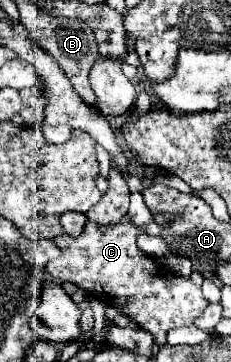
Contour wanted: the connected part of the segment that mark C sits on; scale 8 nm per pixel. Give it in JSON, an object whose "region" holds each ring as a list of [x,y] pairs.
{"region":[[[125,215],[123,221],[113,227],[101,227],[99,223],[87,221],[79,237],[61,235],[53,239],[61,249],[61,257],[49,261],[45,271],[59,281],[75,283],[87,295],[125,313],[137,321],[139,329],[149,331],[157,345],[165,345],[167,331],[191,325],[209,301],[203,297],[201,287],[191,279],[171,275],[157,263],[145,263],[147,255],[137,247],[137,235],[141,233],[141,227],[133,227]]]}

